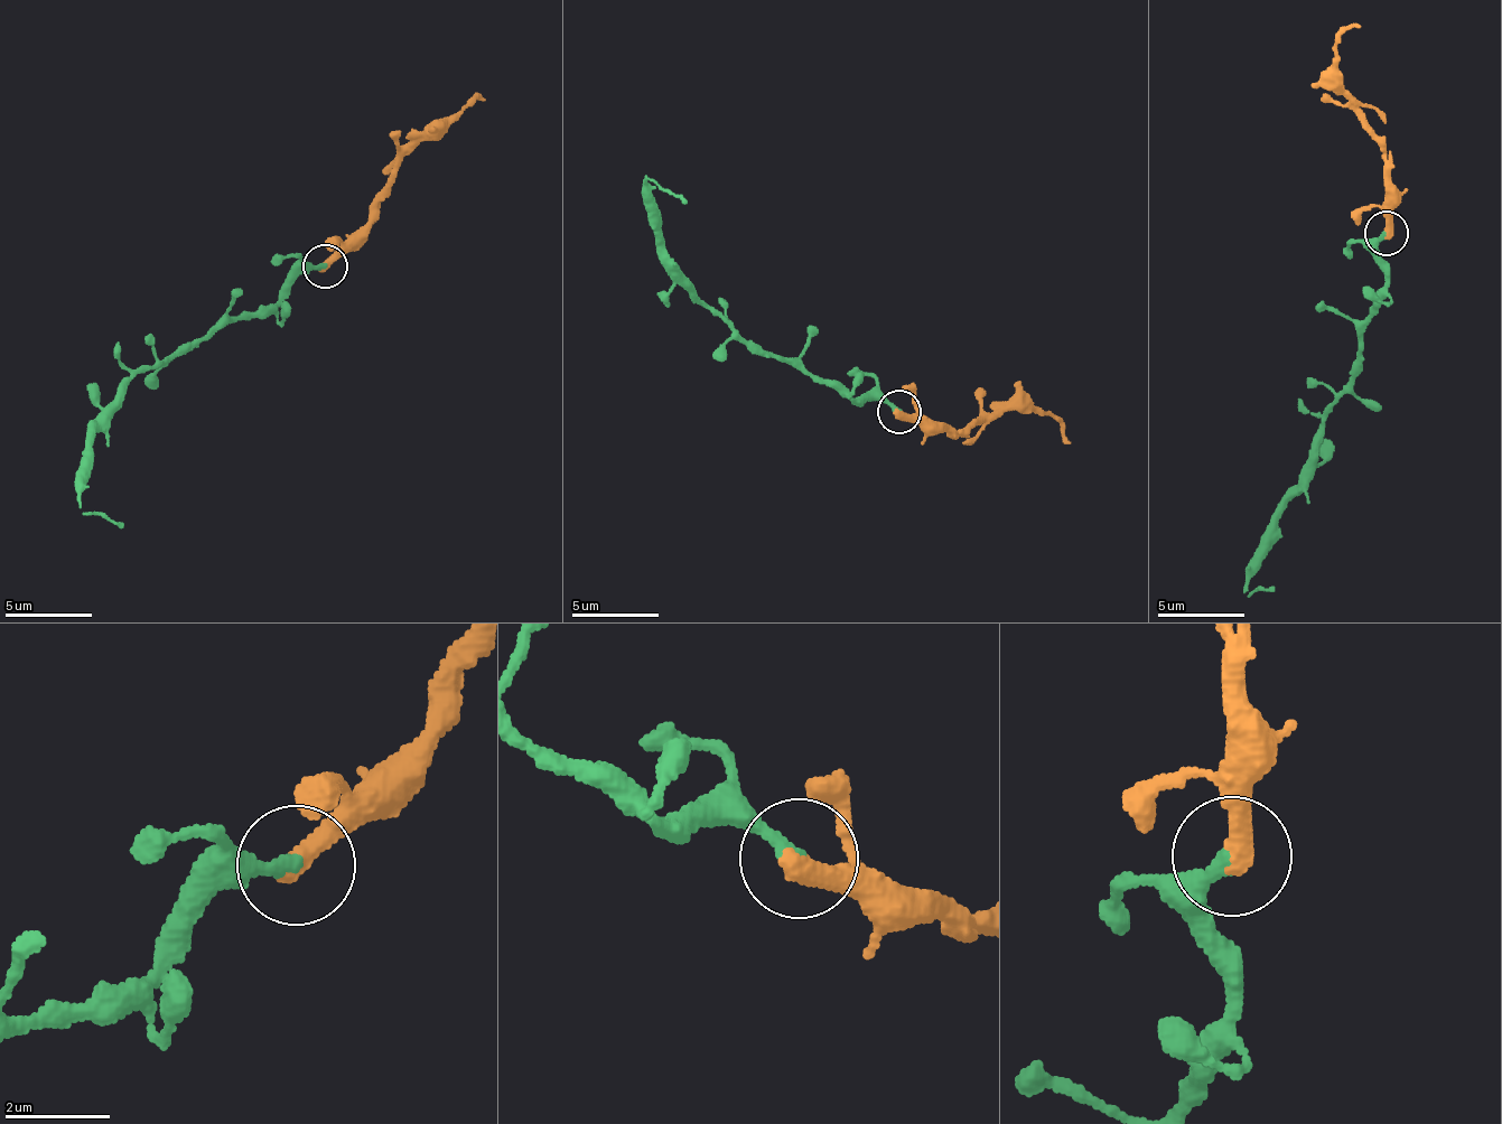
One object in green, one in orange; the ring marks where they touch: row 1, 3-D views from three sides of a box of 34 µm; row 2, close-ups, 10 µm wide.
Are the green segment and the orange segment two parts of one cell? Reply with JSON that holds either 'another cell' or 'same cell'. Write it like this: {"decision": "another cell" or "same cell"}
{"decision": "same cell"}

